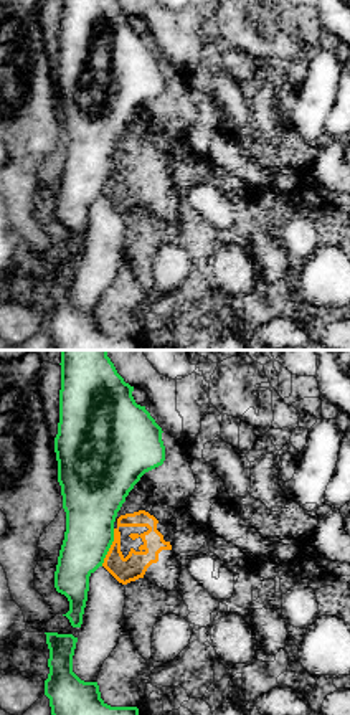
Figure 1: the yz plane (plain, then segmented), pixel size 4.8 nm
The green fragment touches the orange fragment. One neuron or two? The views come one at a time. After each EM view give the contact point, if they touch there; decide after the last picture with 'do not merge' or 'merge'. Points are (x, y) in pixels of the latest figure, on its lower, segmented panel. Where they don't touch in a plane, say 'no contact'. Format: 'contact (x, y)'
contact (109, 547)

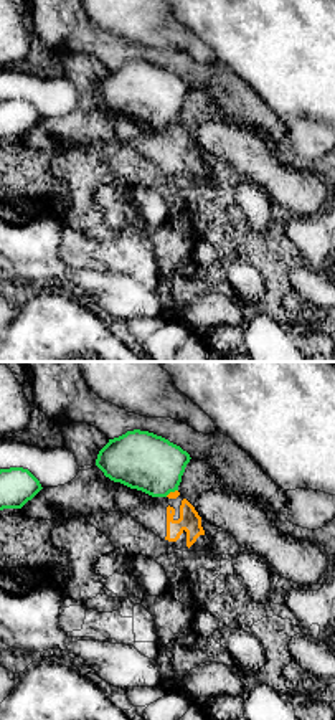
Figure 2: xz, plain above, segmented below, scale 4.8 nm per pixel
contact (170, 491)

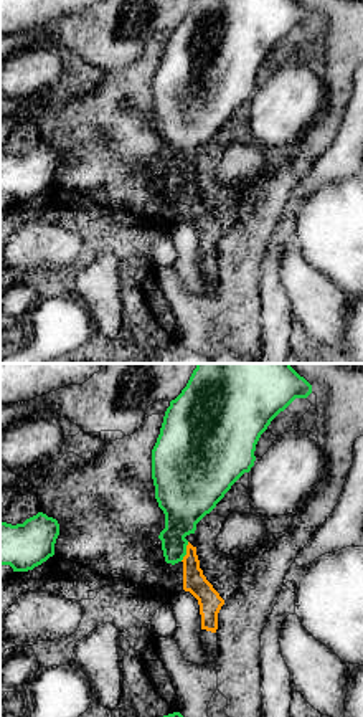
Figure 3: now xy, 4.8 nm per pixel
contact (185, 552)

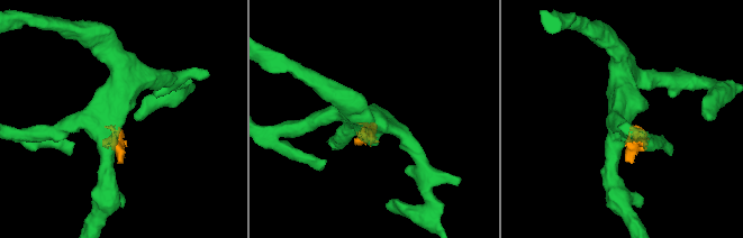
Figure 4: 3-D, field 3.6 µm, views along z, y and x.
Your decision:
do not merge

